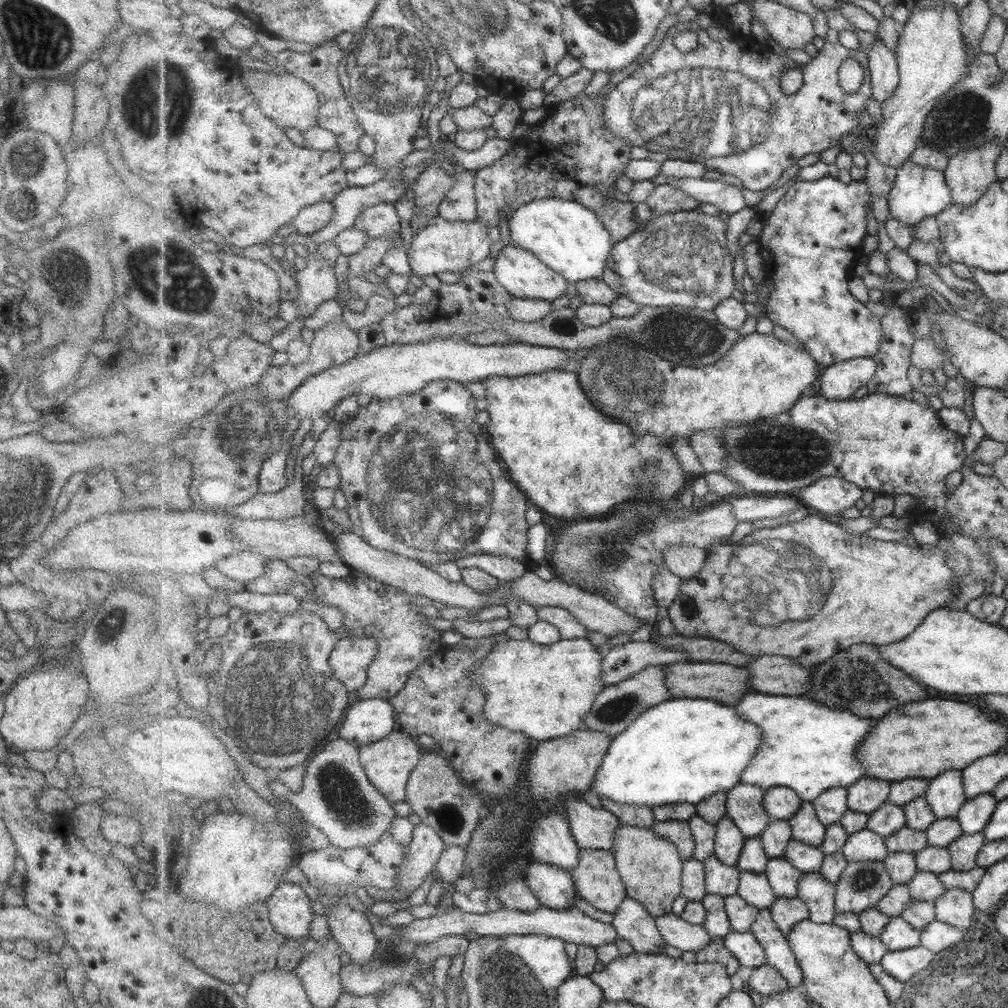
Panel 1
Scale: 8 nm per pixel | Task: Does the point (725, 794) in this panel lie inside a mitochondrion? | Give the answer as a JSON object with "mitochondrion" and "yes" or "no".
{"mitochondrion":"no"}

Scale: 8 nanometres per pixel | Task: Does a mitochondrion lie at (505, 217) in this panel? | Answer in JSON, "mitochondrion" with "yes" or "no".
{"mitochondrion":"no"}

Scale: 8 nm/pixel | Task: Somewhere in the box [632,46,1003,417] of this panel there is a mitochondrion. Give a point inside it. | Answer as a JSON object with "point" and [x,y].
{"point":[963,121]}

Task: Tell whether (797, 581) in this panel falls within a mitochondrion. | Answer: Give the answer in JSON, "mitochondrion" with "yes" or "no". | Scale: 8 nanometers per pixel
{"mitochondrion":"yes"}

